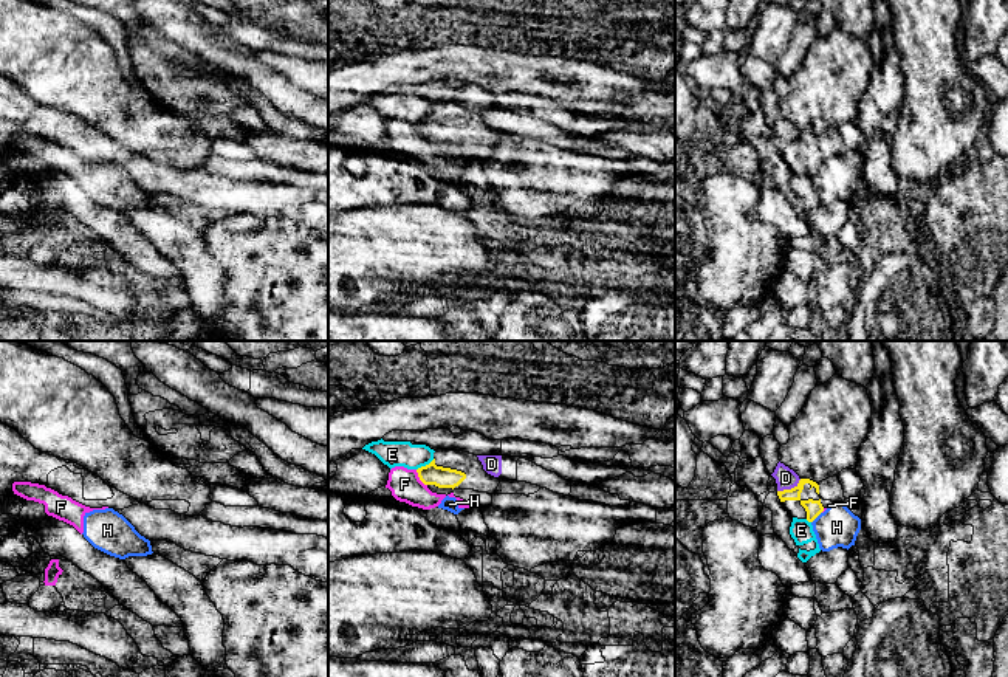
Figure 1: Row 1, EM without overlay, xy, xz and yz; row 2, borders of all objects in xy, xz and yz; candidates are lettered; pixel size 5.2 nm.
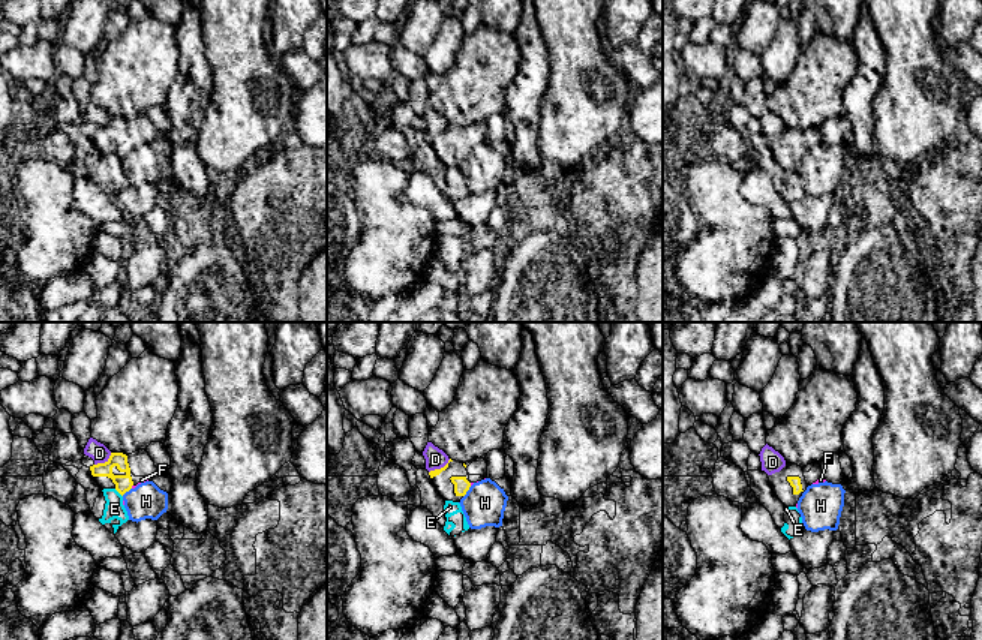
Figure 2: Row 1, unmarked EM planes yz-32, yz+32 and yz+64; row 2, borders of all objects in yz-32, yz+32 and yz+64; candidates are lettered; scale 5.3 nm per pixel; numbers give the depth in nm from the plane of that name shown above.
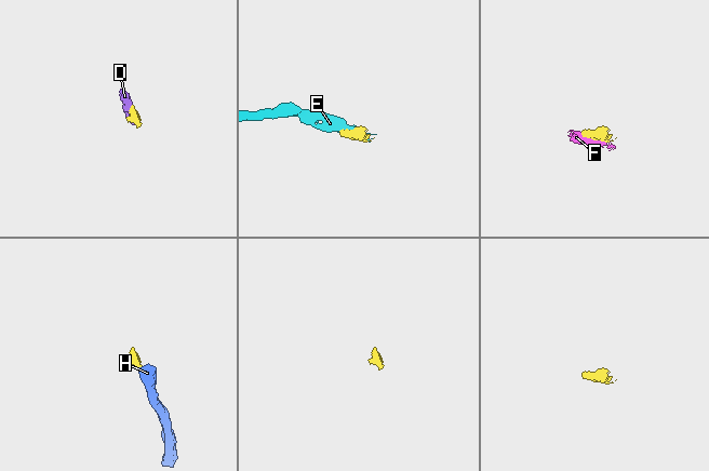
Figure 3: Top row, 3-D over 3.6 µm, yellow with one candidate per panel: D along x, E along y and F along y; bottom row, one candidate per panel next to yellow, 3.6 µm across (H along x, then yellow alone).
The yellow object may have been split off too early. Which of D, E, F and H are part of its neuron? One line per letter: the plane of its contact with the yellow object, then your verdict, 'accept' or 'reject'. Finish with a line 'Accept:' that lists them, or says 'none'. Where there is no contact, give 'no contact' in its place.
D: meets yellow in yz; reject
E: meets yellow in xz; reject
F: meets yellow in xz; reject
H: meets yellow in yz; reject
Accept: none

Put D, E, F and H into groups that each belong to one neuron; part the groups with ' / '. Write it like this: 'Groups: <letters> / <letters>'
Groups: D / E / F H

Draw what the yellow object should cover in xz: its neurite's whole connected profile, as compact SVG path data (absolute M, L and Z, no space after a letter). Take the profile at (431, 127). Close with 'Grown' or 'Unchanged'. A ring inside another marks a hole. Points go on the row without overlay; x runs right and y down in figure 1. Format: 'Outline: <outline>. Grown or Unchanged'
Outline: M437 102L434 113L417 125L432 146L452 146L475 161L489 160L500 136L483 122L477 108L463 104Z. Grown

